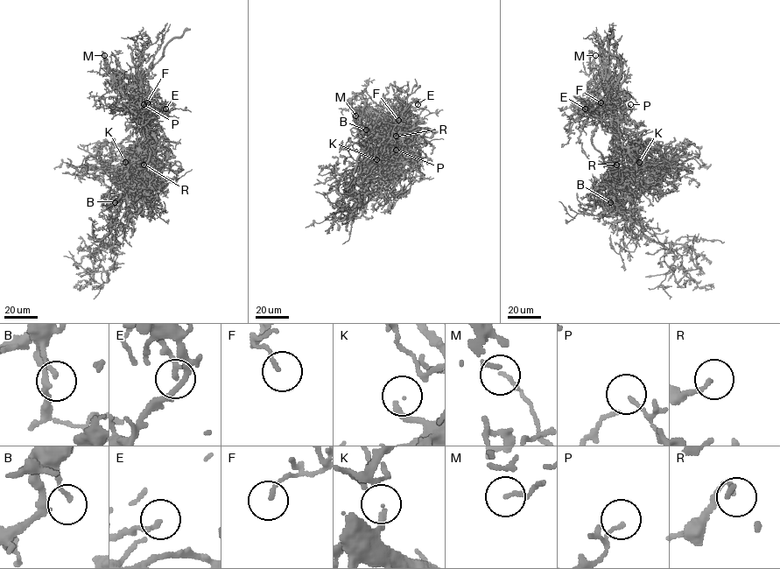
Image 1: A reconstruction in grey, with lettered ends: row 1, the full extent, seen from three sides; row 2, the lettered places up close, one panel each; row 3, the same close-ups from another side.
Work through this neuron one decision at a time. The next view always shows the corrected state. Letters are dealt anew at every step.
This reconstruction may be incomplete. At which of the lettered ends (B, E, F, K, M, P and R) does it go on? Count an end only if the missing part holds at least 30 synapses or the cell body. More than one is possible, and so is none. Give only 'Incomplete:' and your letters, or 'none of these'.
Incomplete: none of these

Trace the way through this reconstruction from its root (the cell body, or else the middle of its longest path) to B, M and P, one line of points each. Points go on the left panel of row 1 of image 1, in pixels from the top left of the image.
B: (136, 167), (130, 192), (123, 197), (115, 194), (115, 202)
M: (136, 167), (141, 158), (144, 123), (138, 110), (111, 74), (104, 55)
P: (136, 167), (141, 158), (146, 127), (140, 111), (142, 108), (145, 113), (147, 108), (144, 104)

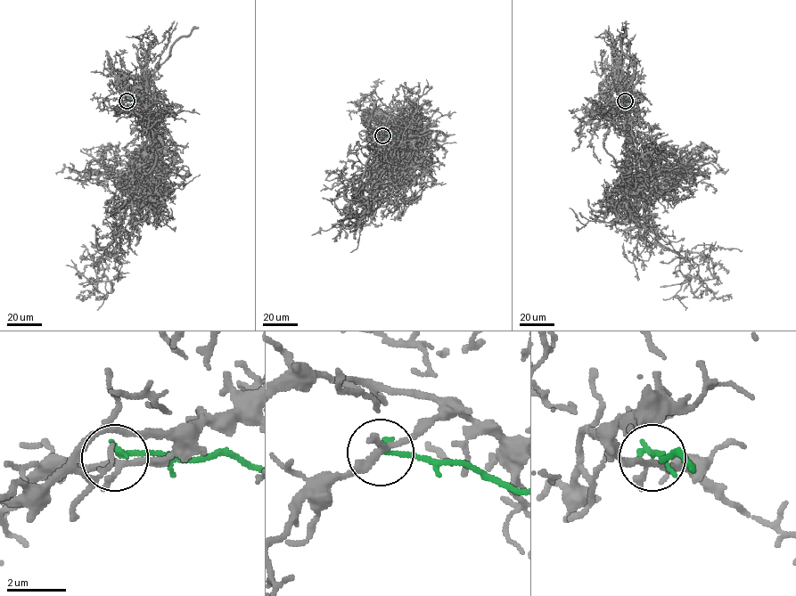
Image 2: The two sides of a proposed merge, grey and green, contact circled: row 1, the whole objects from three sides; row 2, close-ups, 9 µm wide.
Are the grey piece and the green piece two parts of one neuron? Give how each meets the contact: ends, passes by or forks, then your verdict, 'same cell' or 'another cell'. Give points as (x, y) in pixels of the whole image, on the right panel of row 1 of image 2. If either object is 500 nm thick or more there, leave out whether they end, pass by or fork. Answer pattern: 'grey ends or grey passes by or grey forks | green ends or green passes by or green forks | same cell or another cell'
grey forks | green ends | another cell

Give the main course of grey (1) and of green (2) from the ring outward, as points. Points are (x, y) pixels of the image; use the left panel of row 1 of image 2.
1: (127, 101), (141, 87), (150, 142), (146, 168), (116, 238), (94, 266), (94, 289), (86, 298), (77, 298)
2: (127, 101), (137, 101)

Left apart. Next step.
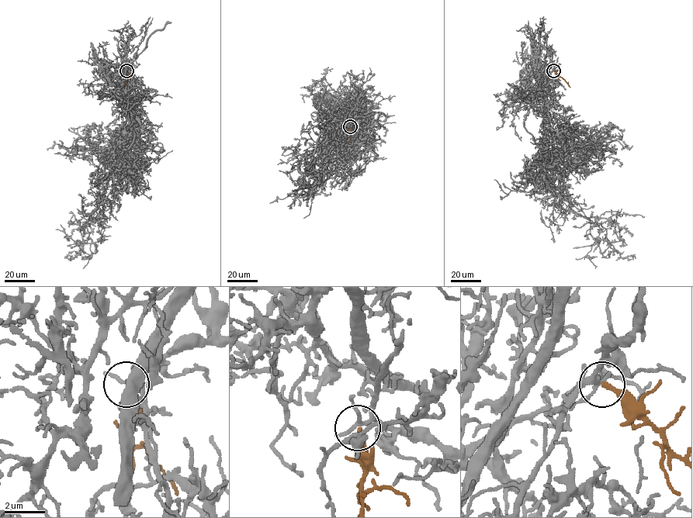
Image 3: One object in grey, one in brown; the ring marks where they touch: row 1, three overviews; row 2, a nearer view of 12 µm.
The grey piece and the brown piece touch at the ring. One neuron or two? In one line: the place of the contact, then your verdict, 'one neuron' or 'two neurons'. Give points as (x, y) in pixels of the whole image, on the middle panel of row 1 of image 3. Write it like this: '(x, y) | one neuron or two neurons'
(350, 126) | one neuron

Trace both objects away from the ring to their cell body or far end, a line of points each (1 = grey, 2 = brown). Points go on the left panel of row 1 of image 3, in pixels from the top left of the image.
1: (126, 70), (126, 145), (99, 205), (80, 230), (80, 250), (74, 257), (66, 258)
2: (126, 70), (127, 82), (123, 87)

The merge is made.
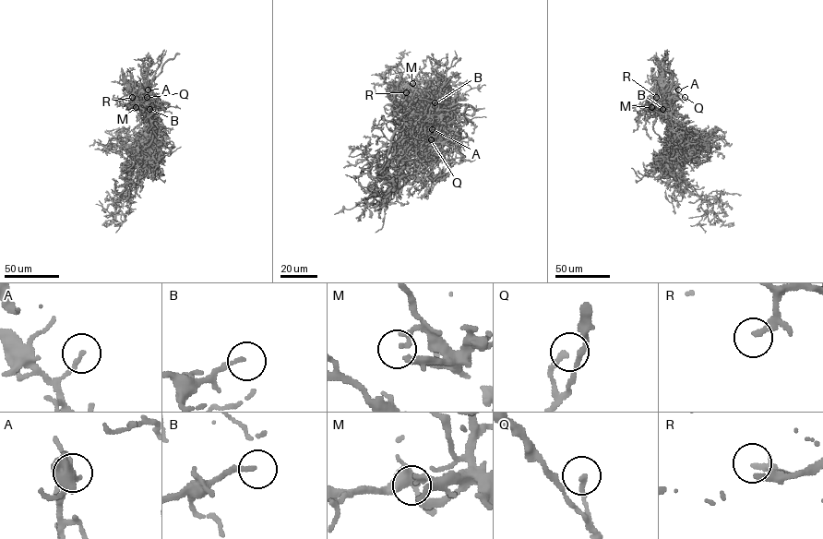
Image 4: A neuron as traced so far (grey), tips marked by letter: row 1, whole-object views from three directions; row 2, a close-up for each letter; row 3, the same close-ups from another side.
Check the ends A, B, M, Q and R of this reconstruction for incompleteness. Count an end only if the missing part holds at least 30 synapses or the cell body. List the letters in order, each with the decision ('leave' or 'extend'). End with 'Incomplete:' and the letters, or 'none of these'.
A: leave
B: extend
M: extend
Q: leave
R: extend
Incomplete: B, M, R

